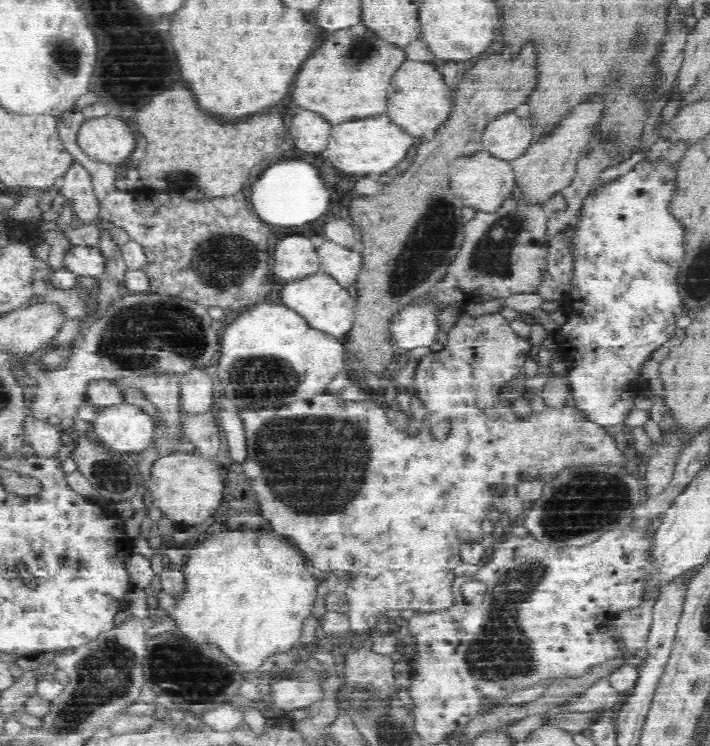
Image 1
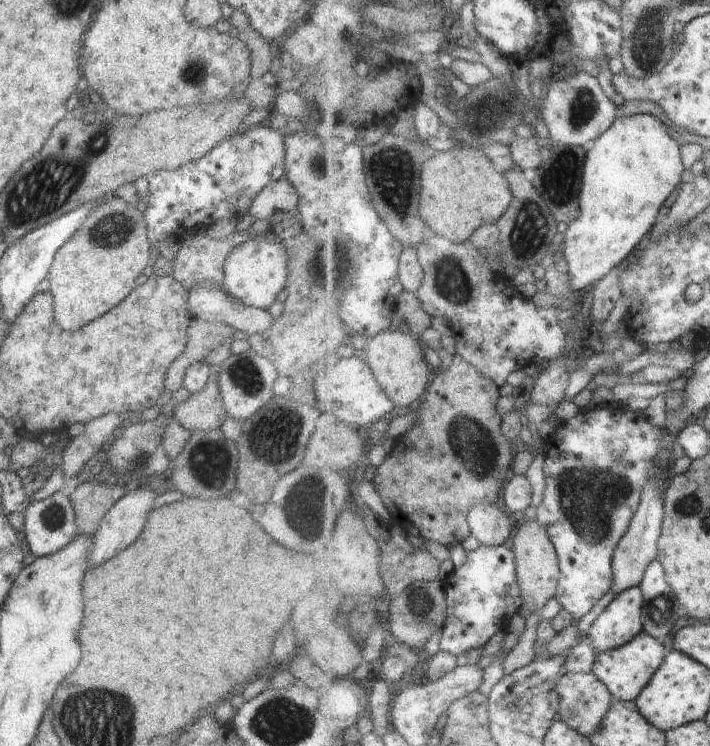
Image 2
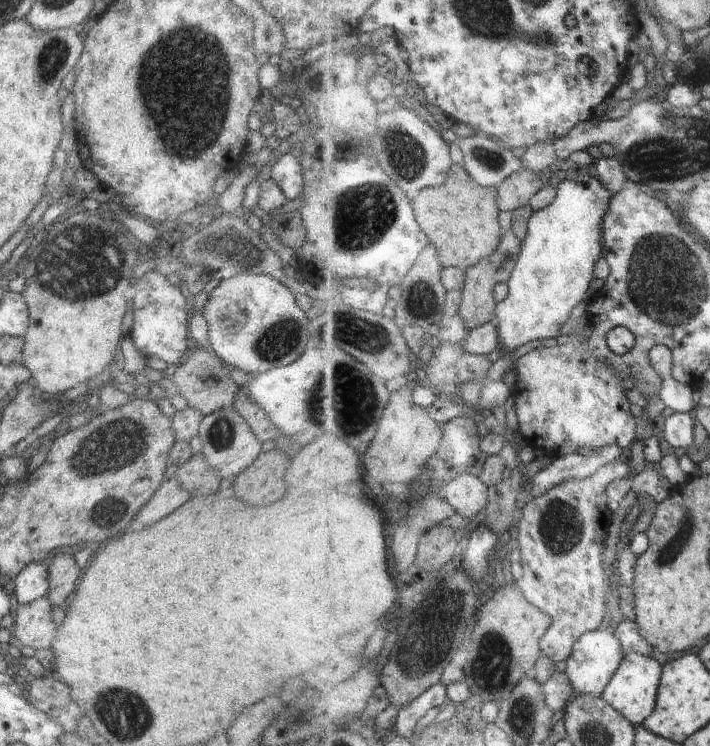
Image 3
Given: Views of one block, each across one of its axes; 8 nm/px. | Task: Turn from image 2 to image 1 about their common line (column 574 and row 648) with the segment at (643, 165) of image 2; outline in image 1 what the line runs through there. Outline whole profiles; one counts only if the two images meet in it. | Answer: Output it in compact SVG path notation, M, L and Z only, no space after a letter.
M238 526L236 530L223 529L219 533L204 535L204 540L192 548L186 548L182 545L176 547L170 547L166 550L166 554L171 562L171 566L180 570L186 576L187 591L183 594L179 603L172 603L170 597L165 596L163 592L158 594L157 607L159 610L164 609L167 611L177 623L179 632L185 634L188 638L196 640L196 642L216 642L226 654L230 655L232 660L235 660L240 664L240 668L244 671L252 671L255 669L263 669L270 661L270 654L274 652L282 652L282 650L288 650L296 646L298 640L300 640L301 630L304 623L312 618L312 608L314 608L314 602L318 598L318 584L320 584L322 575L316 572L315 568L310 564L310 560L307 555L304 554L302 549L296 549L288 539L284 536L276 536L276 532L265 532L264 530L252 530L252 528L242 528Z

